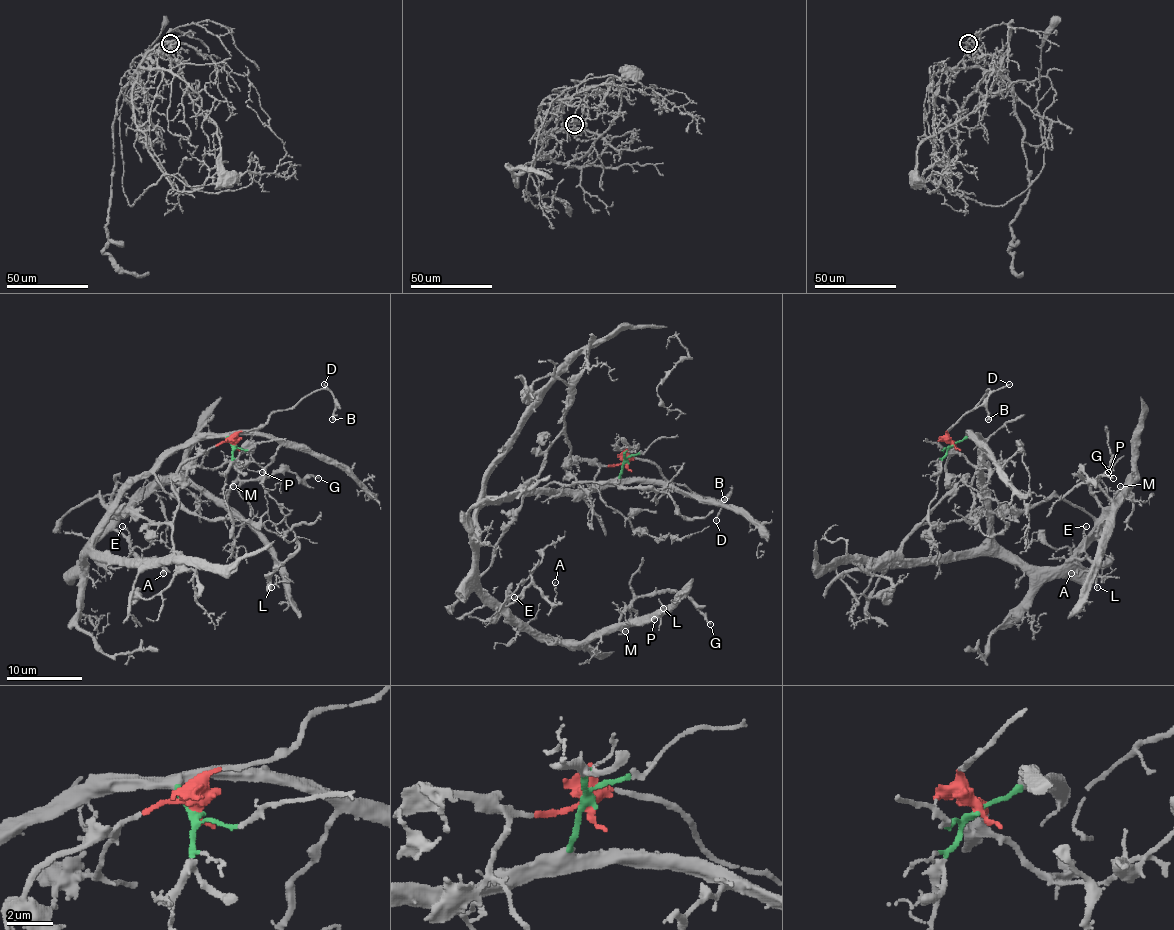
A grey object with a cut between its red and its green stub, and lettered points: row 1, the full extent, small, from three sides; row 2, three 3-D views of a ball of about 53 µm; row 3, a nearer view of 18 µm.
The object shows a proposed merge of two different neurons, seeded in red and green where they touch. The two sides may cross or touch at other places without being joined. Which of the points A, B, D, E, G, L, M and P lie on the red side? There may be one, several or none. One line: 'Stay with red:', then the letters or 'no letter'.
Stay with red: B, D

